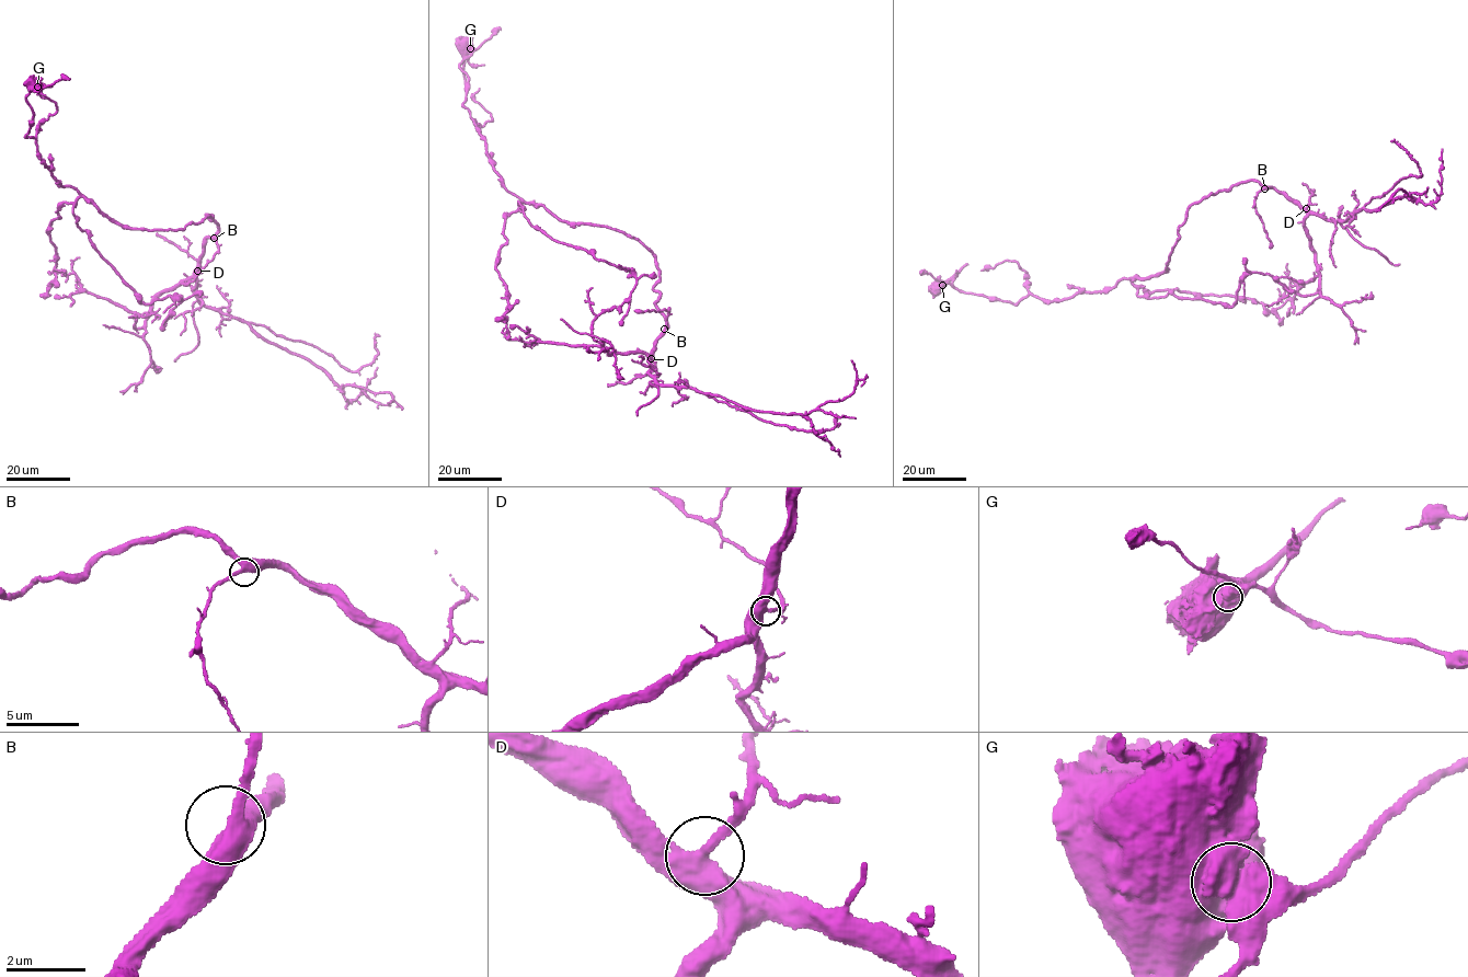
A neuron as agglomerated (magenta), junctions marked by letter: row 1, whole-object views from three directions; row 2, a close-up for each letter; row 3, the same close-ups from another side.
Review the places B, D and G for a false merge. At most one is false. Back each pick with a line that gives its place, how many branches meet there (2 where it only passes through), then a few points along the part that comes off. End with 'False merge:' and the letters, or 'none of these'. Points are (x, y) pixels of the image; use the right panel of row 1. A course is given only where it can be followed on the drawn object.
G: place (942, 285); branches 3; course (942, 285), (967, 264)
False merge: G

